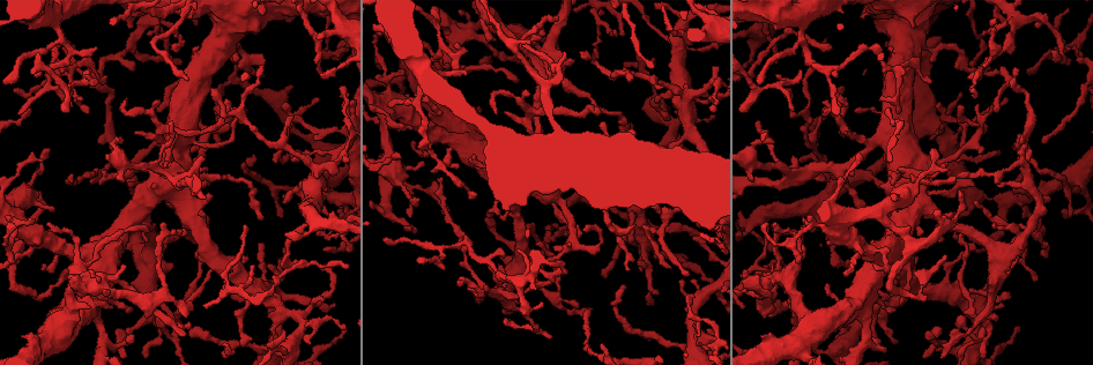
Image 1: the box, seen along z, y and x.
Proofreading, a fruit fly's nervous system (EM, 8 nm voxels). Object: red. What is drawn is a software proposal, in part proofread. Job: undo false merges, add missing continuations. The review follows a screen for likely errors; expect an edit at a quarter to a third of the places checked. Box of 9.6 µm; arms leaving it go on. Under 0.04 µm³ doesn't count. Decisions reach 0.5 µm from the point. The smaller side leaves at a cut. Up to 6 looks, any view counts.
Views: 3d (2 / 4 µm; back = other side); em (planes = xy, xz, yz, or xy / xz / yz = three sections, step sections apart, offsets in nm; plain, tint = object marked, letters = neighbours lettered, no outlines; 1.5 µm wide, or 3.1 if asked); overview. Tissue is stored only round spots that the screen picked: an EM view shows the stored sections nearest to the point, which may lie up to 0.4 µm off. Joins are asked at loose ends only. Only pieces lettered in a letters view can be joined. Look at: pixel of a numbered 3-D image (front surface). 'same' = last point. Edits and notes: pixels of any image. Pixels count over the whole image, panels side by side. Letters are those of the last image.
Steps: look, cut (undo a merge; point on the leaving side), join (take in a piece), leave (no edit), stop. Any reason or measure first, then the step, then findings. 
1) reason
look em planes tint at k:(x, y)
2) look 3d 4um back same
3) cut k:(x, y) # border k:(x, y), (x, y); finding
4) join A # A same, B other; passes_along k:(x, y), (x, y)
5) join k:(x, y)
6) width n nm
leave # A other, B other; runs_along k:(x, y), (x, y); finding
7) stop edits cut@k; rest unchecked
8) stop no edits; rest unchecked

sudden change in width
look em planes tint at 1:(344, 132)

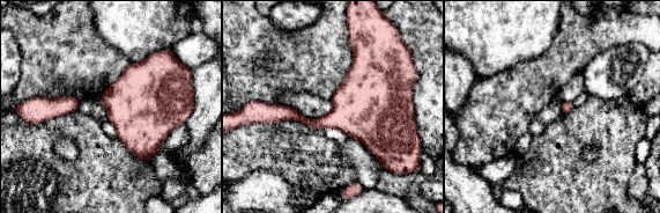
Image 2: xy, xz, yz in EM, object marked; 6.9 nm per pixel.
look em planes letters same

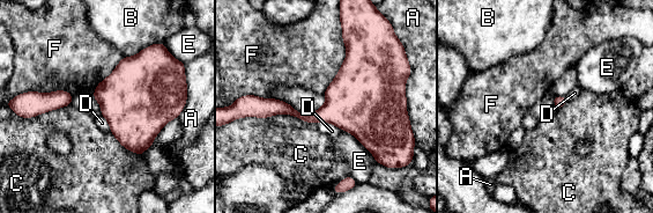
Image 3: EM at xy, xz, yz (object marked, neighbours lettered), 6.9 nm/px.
width 80 nm
leave # A other, B other, C other, D other, E other, F other; border 3:(317, 122), (332, 123), (340, 130); one neuron here

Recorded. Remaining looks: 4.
look 3d 4um at 1:(688, 276)

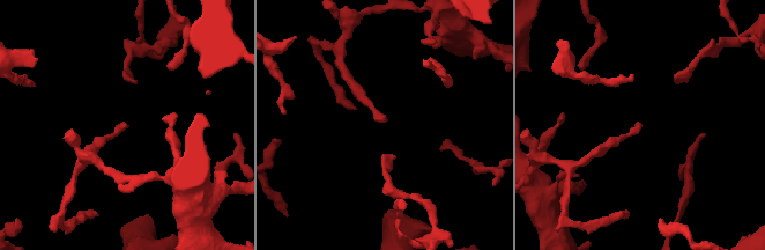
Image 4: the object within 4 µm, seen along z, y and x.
need the tissue
look em xy step 4 letters at 4:(127, 126)

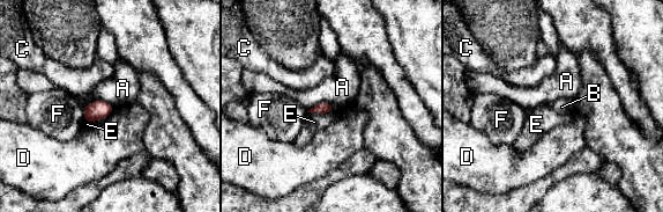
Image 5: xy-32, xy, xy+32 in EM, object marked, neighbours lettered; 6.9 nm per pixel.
leave # A other, B other, C other, D other, E other, F other; border 5:(113, 108), (103, 119); no lettered piece goes on from it

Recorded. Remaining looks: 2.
tapers out
look em planes plain at 1:(935, 227)

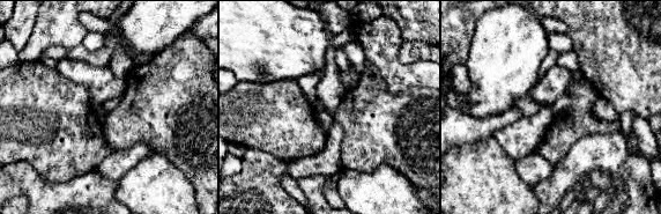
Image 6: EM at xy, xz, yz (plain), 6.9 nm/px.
look em planes letters same

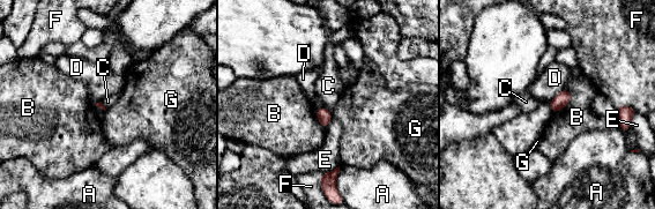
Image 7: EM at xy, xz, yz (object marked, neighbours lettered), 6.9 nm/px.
leave # A other, B other, C other, D other, E other, F other, G other; border 7:(570, 90), (570, 101), (552, 113); no lettered piece goes on from it

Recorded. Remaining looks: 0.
stop no edits; rest unchecked

